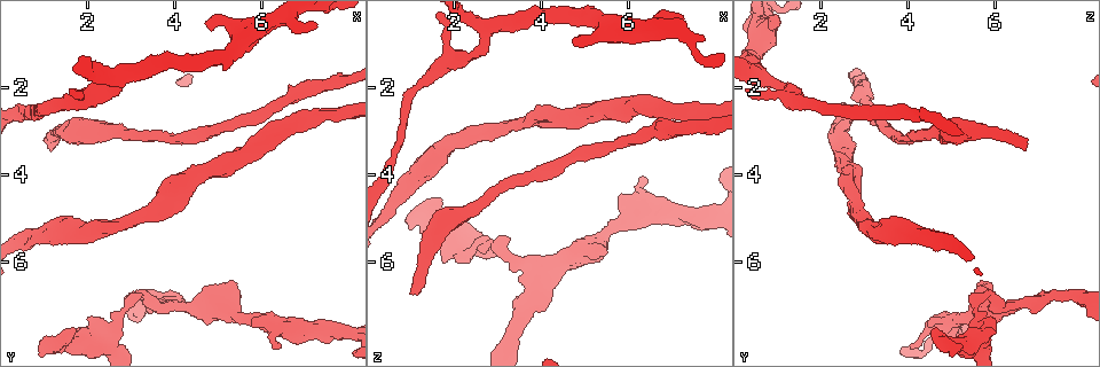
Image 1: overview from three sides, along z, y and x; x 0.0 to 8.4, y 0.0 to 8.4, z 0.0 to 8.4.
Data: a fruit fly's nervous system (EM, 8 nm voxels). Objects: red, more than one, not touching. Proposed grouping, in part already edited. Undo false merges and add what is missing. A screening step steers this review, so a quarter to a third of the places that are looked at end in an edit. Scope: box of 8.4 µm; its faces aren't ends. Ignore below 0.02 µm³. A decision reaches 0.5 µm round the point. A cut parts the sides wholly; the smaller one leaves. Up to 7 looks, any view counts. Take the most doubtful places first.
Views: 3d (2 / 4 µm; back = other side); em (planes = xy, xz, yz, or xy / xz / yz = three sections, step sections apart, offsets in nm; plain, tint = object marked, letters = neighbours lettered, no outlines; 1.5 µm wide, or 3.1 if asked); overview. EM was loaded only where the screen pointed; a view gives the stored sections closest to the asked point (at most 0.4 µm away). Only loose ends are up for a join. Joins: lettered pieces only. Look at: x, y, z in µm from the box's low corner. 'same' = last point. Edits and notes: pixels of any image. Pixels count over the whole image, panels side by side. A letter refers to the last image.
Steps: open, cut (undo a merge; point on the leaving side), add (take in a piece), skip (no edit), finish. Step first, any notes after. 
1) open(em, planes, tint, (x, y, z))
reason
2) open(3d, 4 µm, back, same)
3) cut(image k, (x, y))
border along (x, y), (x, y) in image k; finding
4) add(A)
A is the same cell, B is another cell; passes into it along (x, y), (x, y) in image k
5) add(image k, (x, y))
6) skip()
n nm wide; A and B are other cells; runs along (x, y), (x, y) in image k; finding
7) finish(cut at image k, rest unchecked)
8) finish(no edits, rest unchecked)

open(em, planes, letters, (1.00, 3.20, 6.70))
free end

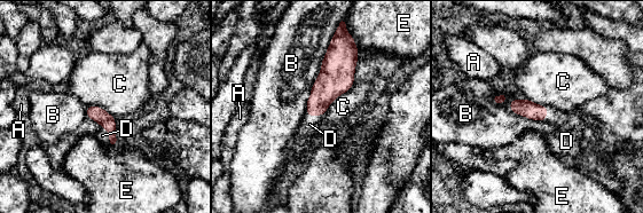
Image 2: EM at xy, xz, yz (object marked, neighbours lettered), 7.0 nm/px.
add(D)
B touches over 600 nm; D is the same cell, A, B, C and E are other cells; passes into it along (94, 112), (109, 136), (102, 135) in image 2; the neuron continues

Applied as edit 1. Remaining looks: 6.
open(overview)
see it whole again

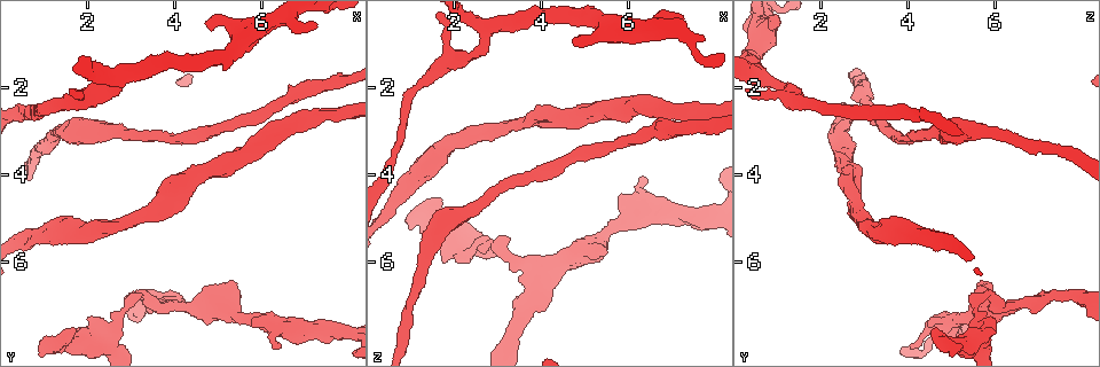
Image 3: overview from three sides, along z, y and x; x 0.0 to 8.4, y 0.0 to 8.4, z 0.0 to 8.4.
open(3d, 2 µm, (1.65, 7.65, 4.55))
branch stops here

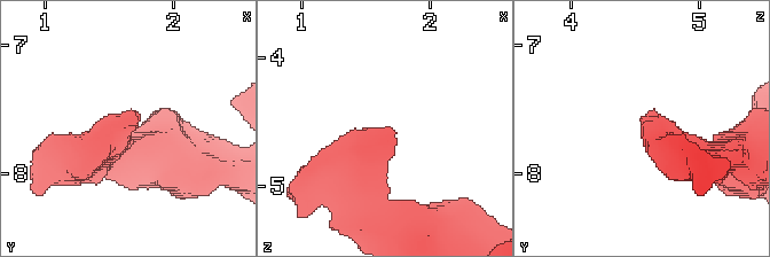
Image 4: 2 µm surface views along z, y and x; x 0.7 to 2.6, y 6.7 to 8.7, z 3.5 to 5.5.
open(em, yz, step 4, tint, (1.66, 7.62, 4.52))
shape alone is not enough

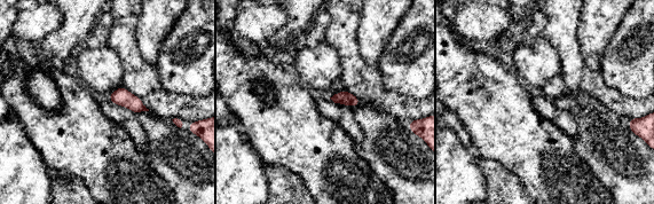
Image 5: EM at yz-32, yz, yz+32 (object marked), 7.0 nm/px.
open(em, planes, letters, same)
another direction

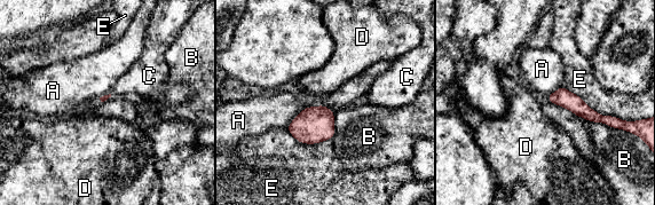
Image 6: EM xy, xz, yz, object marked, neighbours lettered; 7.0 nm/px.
skip()
A, B, C, D and E are other cells; runs along (550, 97), (612, 119) in image 6; no lettered piece goes on from it

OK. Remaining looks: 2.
open(em, xy, step 8, letters, (6.35, 7.95, 4.10))
thick end

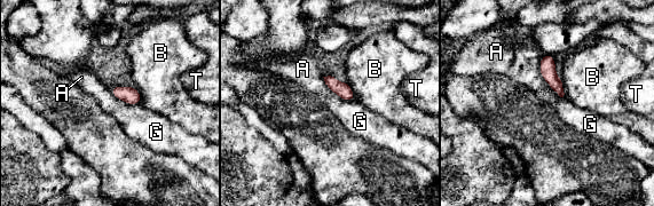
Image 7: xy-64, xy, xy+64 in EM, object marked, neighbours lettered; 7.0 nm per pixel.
open(em, planes, letters, same)
another direction

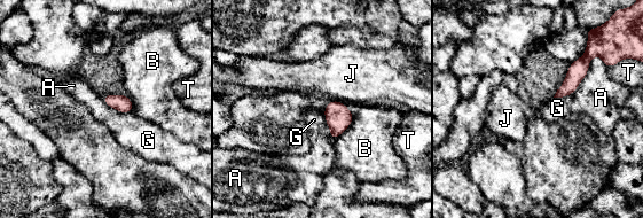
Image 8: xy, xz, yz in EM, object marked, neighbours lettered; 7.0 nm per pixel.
skip()
A, B, G, J and T are other cells; border along (101, 98), (119, 111), (132, 111) in image 8; no lettered piece goes on from it

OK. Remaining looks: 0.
finish(add at image 2, rest unchecked)

